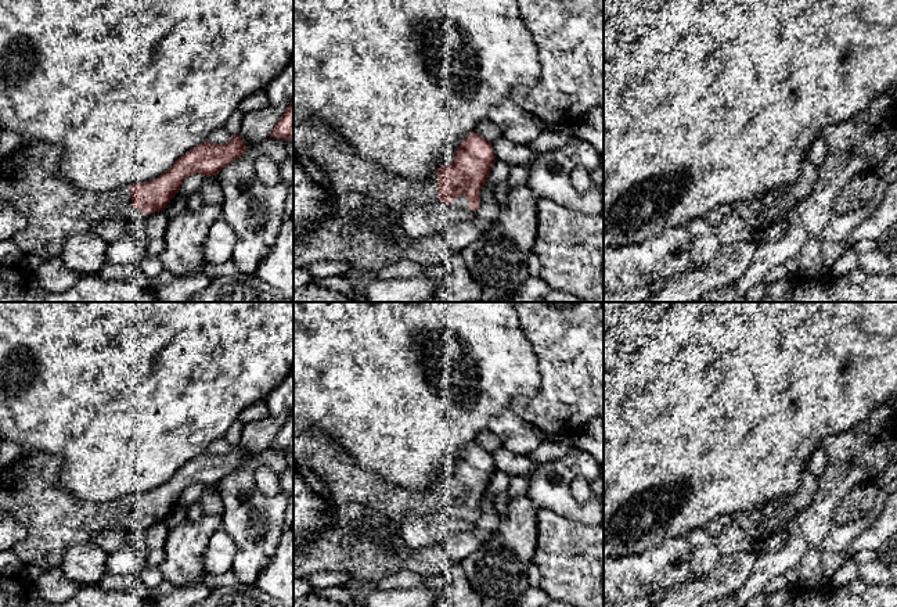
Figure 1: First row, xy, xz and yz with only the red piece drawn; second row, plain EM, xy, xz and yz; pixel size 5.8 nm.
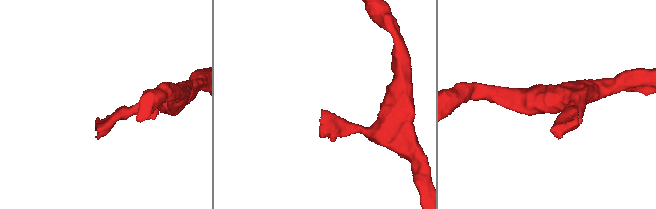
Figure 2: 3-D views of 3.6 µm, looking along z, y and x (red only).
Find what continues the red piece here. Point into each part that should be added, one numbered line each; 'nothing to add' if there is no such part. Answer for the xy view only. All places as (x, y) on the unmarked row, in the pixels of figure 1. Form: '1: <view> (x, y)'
1: xy (54, 518)

